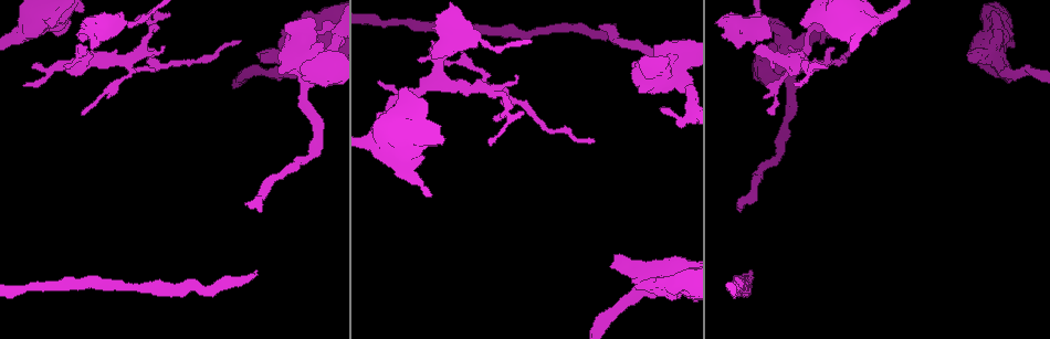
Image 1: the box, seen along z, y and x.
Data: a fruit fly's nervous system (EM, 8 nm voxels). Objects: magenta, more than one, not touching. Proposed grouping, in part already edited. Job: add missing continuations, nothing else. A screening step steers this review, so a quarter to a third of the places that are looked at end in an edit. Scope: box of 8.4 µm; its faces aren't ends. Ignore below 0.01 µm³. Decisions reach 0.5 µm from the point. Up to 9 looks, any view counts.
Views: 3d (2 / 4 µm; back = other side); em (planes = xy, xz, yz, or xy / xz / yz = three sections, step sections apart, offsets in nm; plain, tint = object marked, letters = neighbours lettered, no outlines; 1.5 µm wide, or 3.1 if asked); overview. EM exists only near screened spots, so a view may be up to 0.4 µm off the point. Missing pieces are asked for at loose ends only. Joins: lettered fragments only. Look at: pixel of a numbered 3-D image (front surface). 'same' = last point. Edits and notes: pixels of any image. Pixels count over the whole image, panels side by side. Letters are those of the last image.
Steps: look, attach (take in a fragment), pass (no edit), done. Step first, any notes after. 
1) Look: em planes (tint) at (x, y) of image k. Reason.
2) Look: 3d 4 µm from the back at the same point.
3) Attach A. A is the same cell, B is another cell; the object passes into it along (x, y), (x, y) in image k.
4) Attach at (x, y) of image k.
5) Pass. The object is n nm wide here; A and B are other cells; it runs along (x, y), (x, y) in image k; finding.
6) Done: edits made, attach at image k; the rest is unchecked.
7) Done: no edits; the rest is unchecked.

Look: em xz step 4 (letters) at (741, 202) of image 1. Branch stops here.

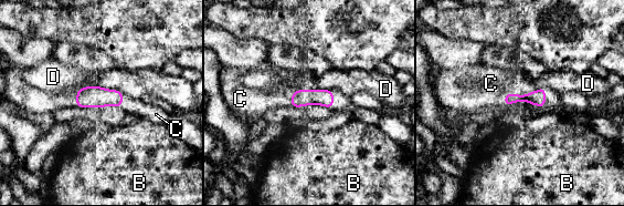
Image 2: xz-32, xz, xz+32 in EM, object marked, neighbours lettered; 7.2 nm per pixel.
Attach C. C is the same cell, B and D are other cells; it goes on there.

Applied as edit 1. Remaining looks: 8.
Look: overview. See it whole again.

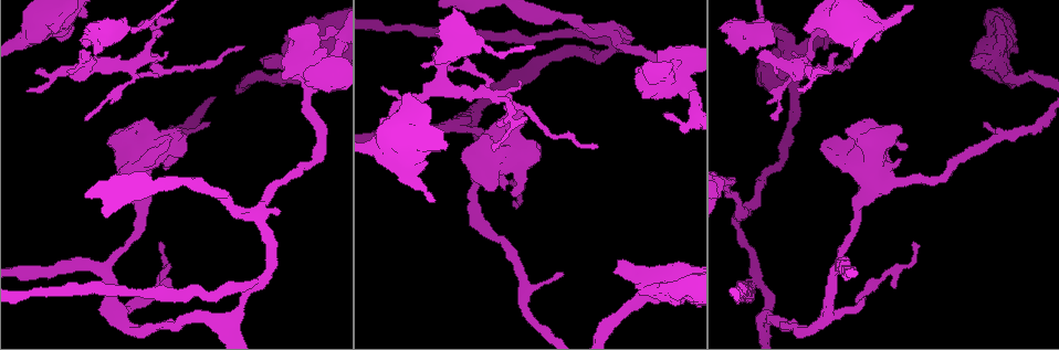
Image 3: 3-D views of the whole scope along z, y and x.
Look: 3d 2 µm at (805, 27) of image 3. Free end.

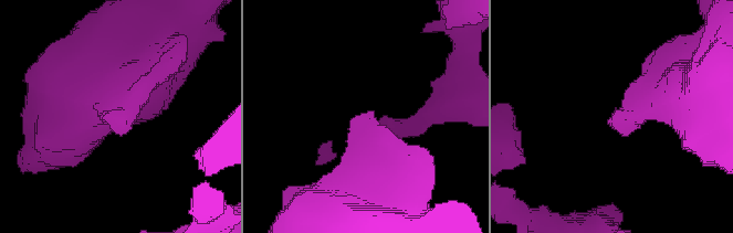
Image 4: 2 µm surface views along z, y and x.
Look: em planes (letters) at (618, 112) of image 4. Shape alone is not enough.

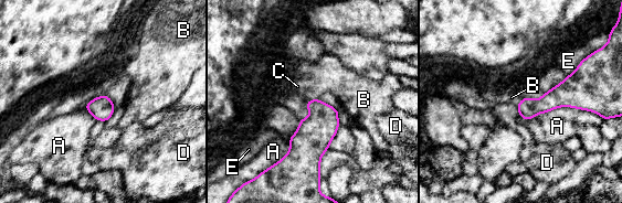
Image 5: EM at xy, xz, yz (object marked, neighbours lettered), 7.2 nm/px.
Pass. The object is 160 nm wide here; A, B, C, D and E are other cells; a border runs along (320, 97), (308, 99) in image 5; none of them fits.

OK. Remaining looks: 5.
Look: 3d 2 µm from the back at (972, 63) of image 3. Thick end.

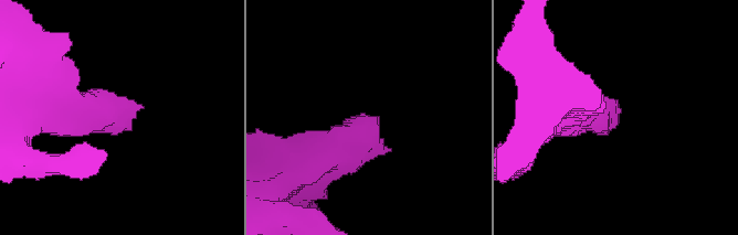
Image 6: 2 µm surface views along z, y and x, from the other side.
Look: em yz step 8 (tint) at (621, 112) of image 6. Shape alone is not enough.

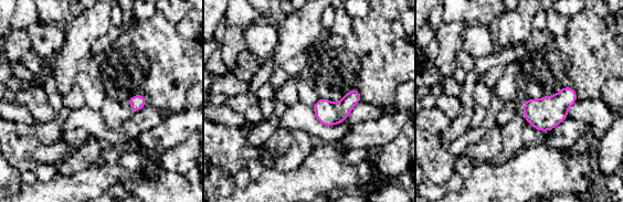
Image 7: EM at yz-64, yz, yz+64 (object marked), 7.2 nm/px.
Look: em planes (letters) at the same point.

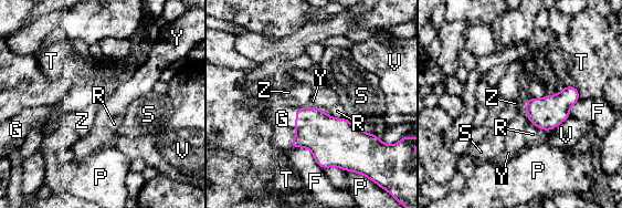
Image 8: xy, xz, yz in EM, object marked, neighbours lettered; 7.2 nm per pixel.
Attach G. G is the same cell, F, P, R, S, T, V, Y and Z are other cells; the cell continues.

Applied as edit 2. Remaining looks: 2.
Done: edits made, attach at image 2, attach at image 8; the rest is unchecked.

